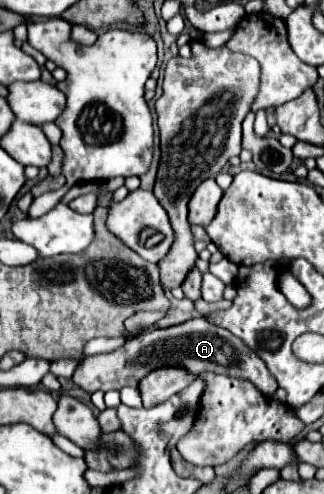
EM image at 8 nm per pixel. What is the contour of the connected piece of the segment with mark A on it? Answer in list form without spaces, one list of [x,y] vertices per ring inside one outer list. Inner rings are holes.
[[[205,317],[189,319],[181,325],[173,325],[165,329],[149,329],[147,333],[127,339],[123,347],[111,353],[81,359],[75,369],[73,381],[87,393],[95,393],[97,389],[121,391],[123,387],[139,387],[139,381],[145,375],[161,367],[181,367],[193,375],[199,375],[201,371],[213,371],[229,377],[249,379],[267,397],[271,397],[279,387],[273,375],[269,375],[261,357],[257,357],[239,337],[235,337],[227,329],[211,325]]]

